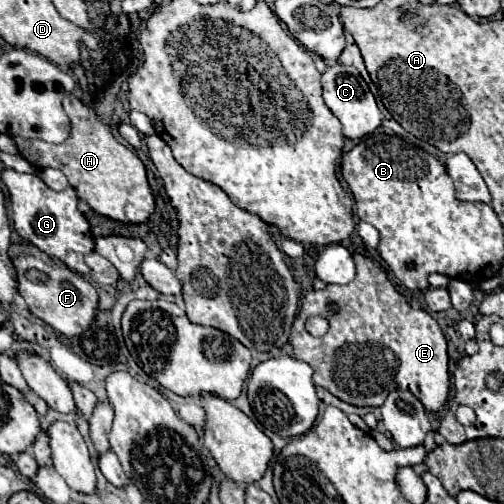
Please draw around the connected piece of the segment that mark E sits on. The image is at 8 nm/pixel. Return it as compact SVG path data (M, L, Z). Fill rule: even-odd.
M355 252L357 276L349 284L327 284L323 290L311 290L301 300L301 310L293 322L291 330L291 346L293 356L305 360L313 370L313 382L317 386L327 388L331 394L341 398L343 402L355 406L381 406L387 394L393 388L411 390L427 410L437 412L443 408L449 396L449 356L447 356L447 340L439 322L421 308L411 308L403 294L397 292L387 272L373 262L371 258ZM337 302L341 306L339 314L331 314L327 304ZM309 316L325 316L329 318L329 330L325 336L315 338L305 330L305 320Z

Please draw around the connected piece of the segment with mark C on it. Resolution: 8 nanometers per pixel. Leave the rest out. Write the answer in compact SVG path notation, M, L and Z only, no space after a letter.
M339 62L329 66L323 72L323 98L325 98L325 104L329 106L329 110L339 118L339 122L343 126L343 134L347 138L355 140L365 134L371 134L383 122L383 114L377 106L377 100L355 66L345 66Z

